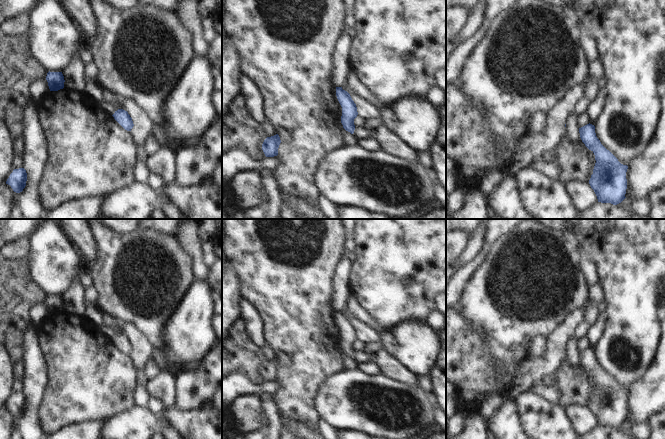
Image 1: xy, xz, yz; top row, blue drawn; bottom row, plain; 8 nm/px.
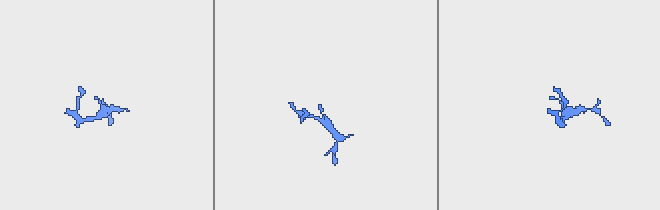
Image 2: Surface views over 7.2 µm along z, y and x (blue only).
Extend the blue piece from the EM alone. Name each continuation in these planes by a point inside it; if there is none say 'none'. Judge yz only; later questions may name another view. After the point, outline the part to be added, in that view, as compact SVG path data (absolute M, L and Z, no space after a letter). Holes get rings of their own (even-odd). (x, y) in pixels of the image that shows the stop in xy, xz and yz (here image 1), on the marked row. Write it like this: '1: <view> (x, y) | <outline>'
none

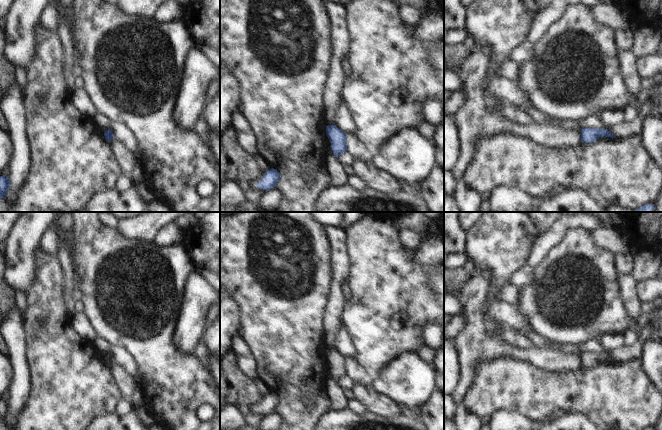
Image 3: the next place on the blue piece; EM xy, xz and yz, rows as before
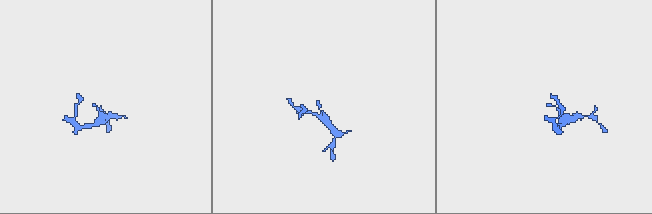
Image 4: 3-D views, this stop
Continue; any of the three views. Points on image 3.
none

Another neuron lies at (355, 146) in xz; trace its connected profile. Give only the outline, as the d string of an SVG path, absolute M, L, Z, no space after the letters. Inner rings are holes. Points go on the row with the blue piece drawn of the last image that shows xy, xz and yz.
M346 133L347 150L355 156L357 161L371 161L374 156L372 151L354 133Z

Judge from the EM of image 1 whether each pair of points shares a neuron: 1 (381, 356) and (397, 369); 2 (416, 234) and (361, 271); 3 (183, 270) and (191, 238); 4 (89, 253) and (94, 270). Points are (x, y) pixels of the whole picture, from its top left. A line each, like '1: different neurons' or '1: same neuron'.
1: same neuron
2: same neuron
3: different neurons
4: different neurons

